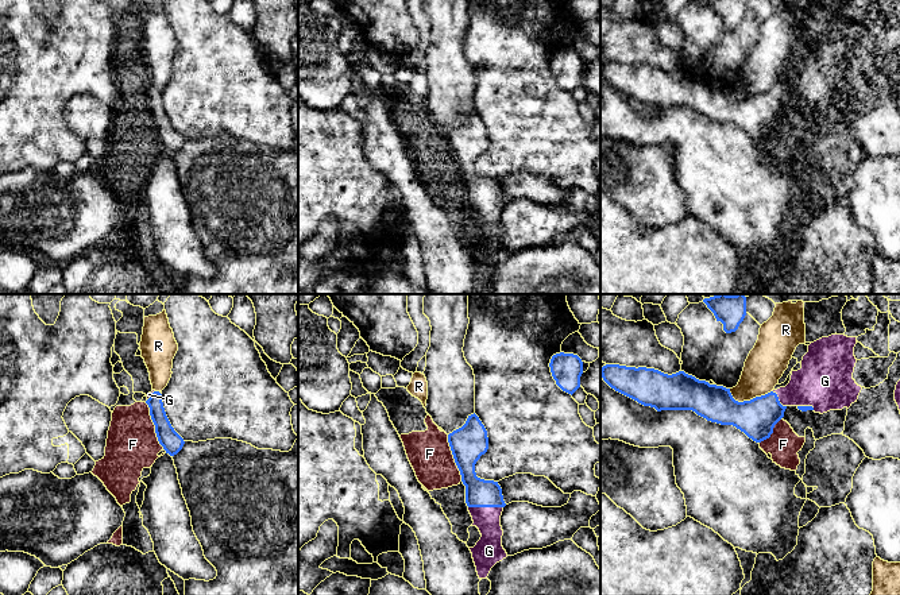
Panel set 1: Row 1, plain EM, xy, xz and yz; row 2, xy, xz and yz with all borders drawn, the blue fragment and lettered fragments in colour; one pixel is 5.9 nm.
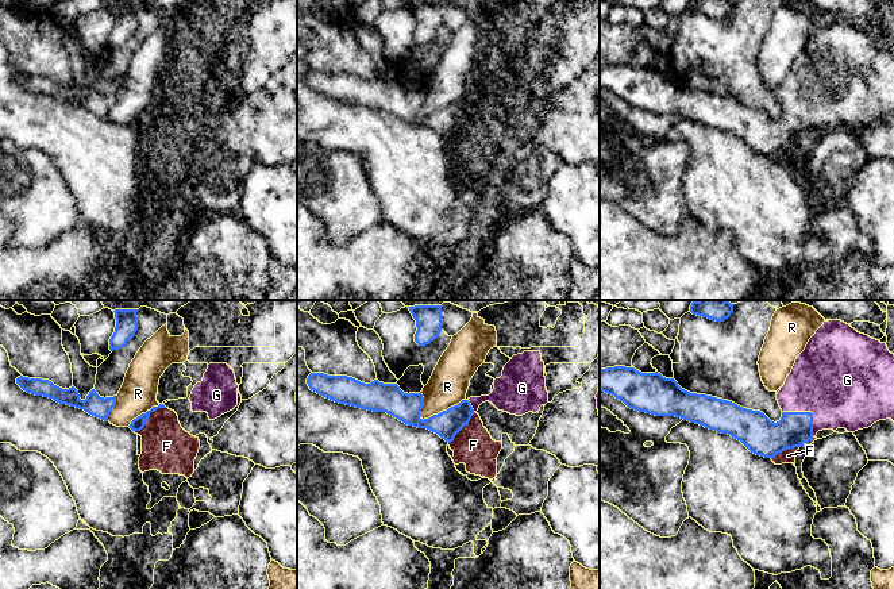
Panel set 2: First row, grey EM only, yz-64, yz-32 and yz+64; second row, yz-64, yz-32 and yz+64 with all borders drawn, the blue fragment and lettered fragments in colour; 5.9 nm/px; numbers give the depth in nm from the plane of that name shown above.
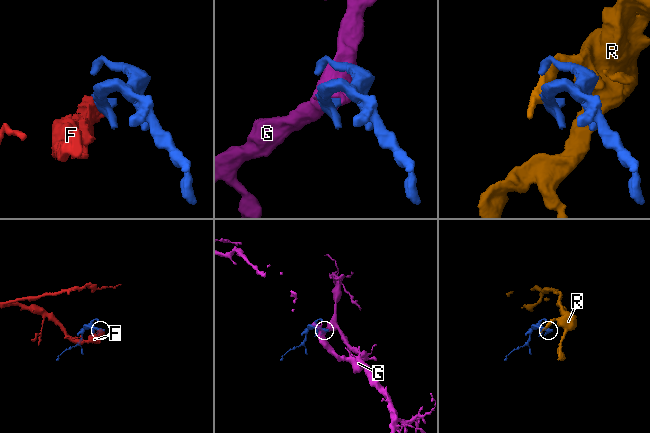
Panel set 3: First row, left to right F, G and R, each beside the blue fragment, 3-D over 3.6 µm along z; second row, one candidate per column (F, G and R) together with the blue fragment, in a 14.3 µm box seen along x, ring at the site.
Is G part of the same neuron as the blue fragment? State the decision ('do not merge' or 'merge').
merge

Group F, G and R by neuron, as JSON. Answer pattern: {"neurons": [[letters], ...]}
{"neurons": [["F"], ["G"], ["R"]]}

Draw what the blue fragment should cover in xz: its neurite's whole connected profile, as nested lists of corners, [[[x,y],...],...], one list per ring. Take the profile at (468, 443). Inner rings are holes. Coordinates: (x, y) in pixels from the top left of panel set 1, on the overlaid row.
[[[474,413],[468,416],[466,424],[448,434],[448,443],[460,471],[461,482],[466,486],[466,503],[472,517],[472,526],[476,526],[482,534],[474,548],[470,548],[476,567],[479,579],[486,579],[491,568],[507,557],[502,546],[503,530],[501,526],[501,515],[506,506],[502,495],[502,488],[498,482],[484,480],[476,476],[475,464],[488,449],[487,430],[479,417]]]

